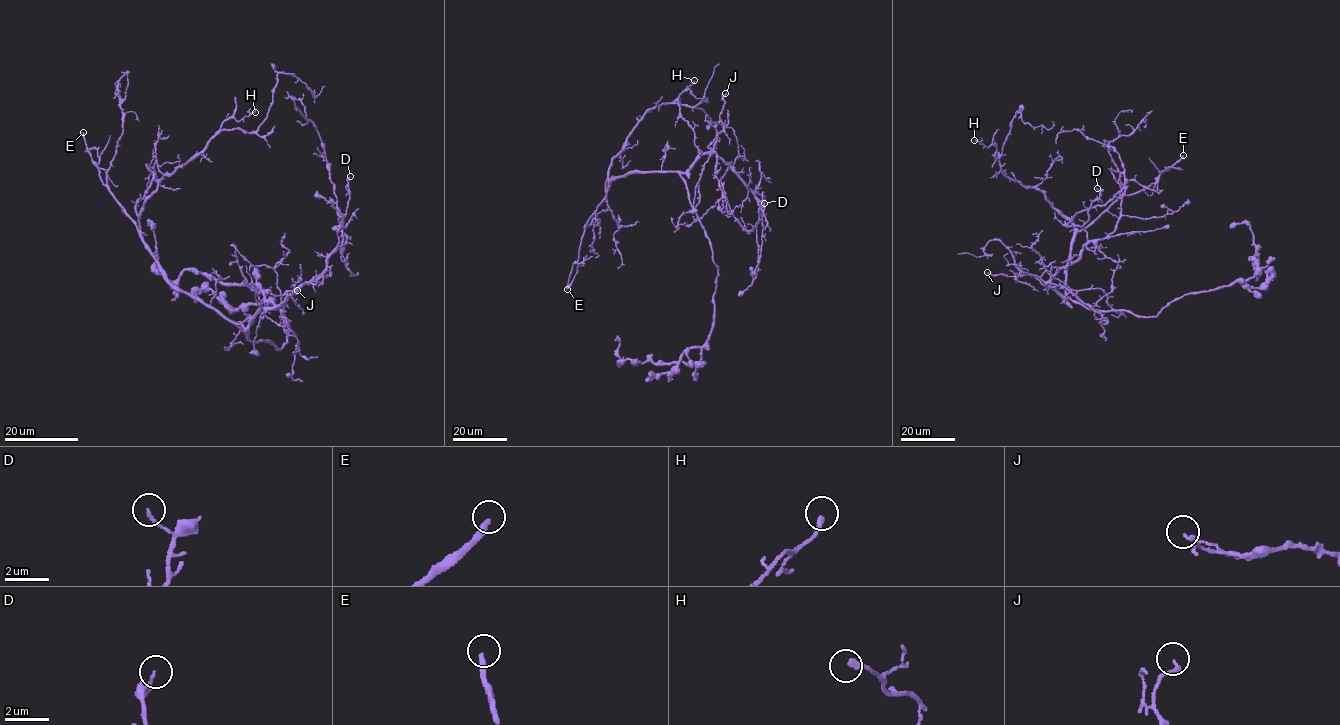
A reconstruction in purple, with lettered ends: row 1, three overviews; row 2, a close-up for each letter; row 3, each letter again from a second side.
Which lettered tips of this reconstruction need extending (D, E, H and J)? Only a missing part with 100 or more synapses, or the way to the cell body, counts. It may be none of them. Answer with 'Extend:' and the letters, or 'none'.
Extend: E

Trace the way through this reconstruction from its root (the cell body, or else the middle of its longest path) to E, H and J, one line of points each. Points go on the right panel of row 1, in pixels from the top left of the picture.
E: (1066, 293), (1066, 267), (1075, 235), (1121, 196), (1151, 185), (1183, 155)
H: (1066, 293), (1066, 267), (1074, 226), (1041, 191), (1026, 187), (1003, 172), (995, 146), (986, 147), (974, 140)
J: (1066, 293), (1065, 301), (1032, 274), (1009, 276), (987, 272)

